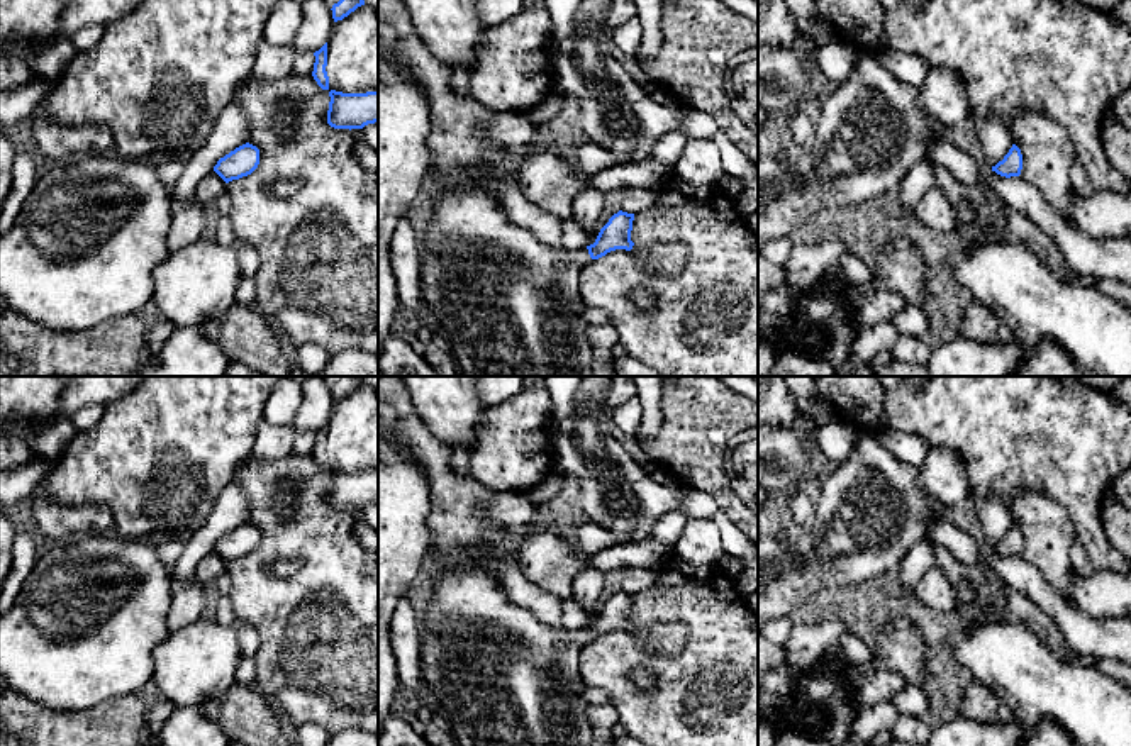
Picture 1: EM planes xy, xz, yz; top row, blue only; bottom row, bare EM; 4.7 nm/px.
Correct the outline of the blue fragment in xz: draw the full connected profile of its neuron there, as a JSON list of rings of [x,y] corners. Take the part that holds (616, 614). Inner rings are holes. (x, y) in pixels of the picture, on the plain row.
[[[485,560],[446,565],[429,590],[431,600],[419,614],[421,680],[424,692],[443,709],[458,746],[593,746],[593,729],[582,697],[588,688],[580,676],[580,651],[616,629],[631,631],[634,593],[619,590],[600,609],[593,624],[566,631],[539,621],[517,605],[499,583],[493,565]]]

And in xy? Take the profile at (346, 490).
[[[331,470],[327,504],[334,509],[363,509],[378,502],[378,471],[343,473]]]

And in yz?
[[[1012,524],[1012,527],[1009,529],[1009,532],[1004,536],[1002,541],[992,546],[992,551],[1006,558],[1019,556],[1021,549],[1022,549],[1022,534],[1016,524]]]

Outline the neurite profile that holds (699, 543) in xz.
[[[688,517],[673,546],[675,554],[692,565],[719,561],[726,554],[719,529],[702,517]]]

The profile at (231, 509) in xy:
[[[231,478],[219,493],[205,524],[187,536],[185,549],[173,565],[173,575],[181,580],[193,580],[197,565],[214,551],[220,537],[249,521],[249,498],[244,488]]]

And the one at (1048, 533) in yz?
[[[1026,488],[1016,493],[1011,514],[1022,534],[1019,558],[1031,563],[1063,600],[1072,602],[1070,548],[1077,534],[1068,509]]]

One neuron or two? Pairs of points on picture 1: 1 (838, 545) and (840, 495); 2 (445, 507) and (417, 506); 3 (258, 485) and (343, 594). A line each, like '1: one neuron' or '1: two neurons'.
1: one neuron
2: two neurons
3: one neuron

